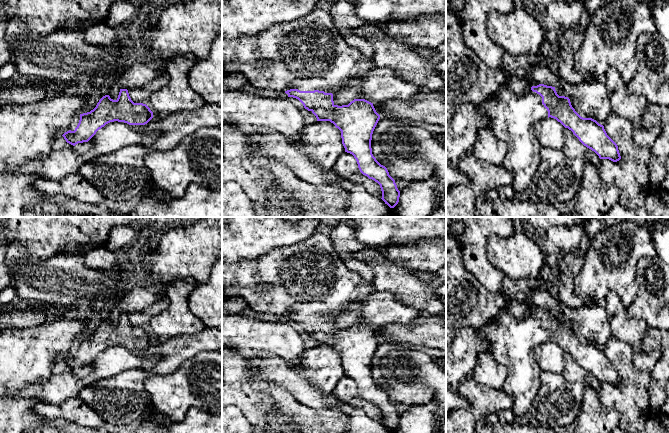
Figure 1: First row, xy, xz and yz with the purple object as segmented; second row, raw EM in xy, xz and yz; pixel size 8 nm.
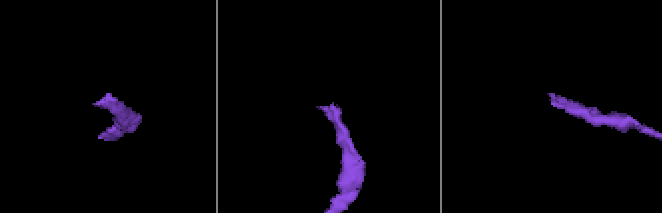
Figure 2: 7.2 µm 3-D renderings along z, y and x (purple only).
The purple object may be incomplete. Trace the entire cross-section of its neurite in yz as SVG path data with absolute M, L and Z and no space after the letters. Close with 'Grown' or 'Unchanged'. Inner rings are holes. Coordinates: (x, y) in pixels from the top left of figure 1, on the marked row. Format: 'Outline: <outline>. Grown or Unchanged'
Outline: M526 79L530 90L522 95L516 95L507 86L501 85L494 98L487 98L477 104L477 108L486 118L485 126L489 127L494 136L507 144L508 152L502 166L511 174L512 184L516 194L521 194L533 180L541 162L541 148L534 134L534 125L546 118L554 118L565 128L568 128L587 148L594 151L600 159L617 162L621 159L617 144L607 135L604 126L592 118L581 117L572 107L570 99L559 96L555 87L538 84Z. Grown

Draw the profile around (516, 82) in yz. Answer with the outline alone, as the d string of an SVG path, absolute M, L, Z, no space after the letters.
M521 72L510 75L504 85L516 95L522 95L528 90L531 90L531 87L526 84L526 78Z

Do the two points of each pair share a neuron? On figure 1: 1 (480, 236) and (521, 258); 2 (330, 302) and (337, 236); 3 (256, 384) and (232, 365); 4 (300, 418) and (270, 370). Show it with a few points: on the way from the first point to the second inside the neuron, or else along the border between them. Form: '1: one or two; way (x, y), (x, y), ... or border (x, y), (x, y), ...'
1: two; border (511, 234), (489, 238), (486, 255), (491, 263)
2: two; border (329, 236), (335, 250), (343, 258)
3: one; way (249, 384), (236, 372)
4: two; border (257, 376), (282, 385), (297, 400)

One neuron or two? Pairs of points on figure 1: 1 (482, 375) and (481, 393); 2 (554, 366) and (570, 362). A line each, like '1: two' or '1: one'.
1: two
2: two

